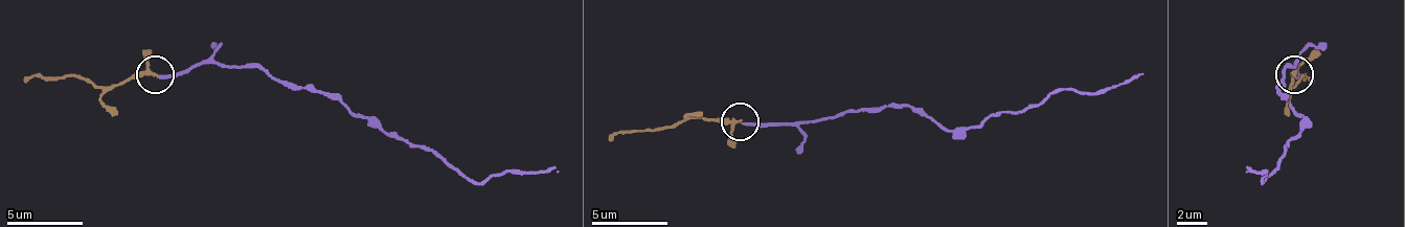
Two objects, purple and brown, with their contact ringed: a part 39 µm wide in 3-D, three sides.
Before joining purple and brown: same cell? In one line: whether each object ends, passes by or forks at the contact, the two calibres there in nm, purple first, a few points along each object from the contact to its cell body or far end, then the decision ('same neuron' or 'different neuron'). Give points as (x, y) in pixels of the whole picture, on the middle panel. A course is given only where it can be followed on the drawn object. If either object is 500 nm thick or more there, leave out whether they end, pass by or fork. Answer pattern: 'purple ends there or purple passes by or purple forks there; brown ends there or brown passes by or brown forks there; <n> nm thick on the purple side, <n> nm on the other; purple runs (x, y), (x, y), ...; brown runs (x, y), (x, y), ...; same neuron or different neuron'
purple ends there; brown passes by; 200 nm thick on the purple side, 190 nm on the other; purple runs (743, 122), (922, 107), (941, 126), (967, 130), (993, 114), (1023, 111), (1062, 88), (1107, 92), (1141, 73); brown runs (739, 122), (682, 118), (659, 130), (621, 130), (610, 141); same neuron

